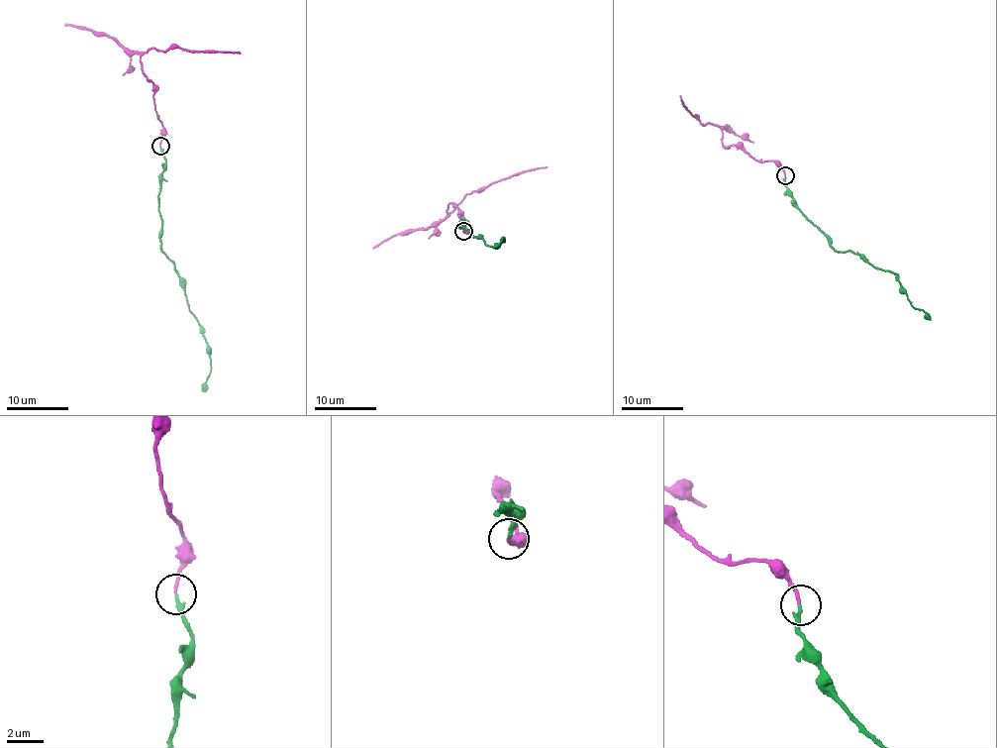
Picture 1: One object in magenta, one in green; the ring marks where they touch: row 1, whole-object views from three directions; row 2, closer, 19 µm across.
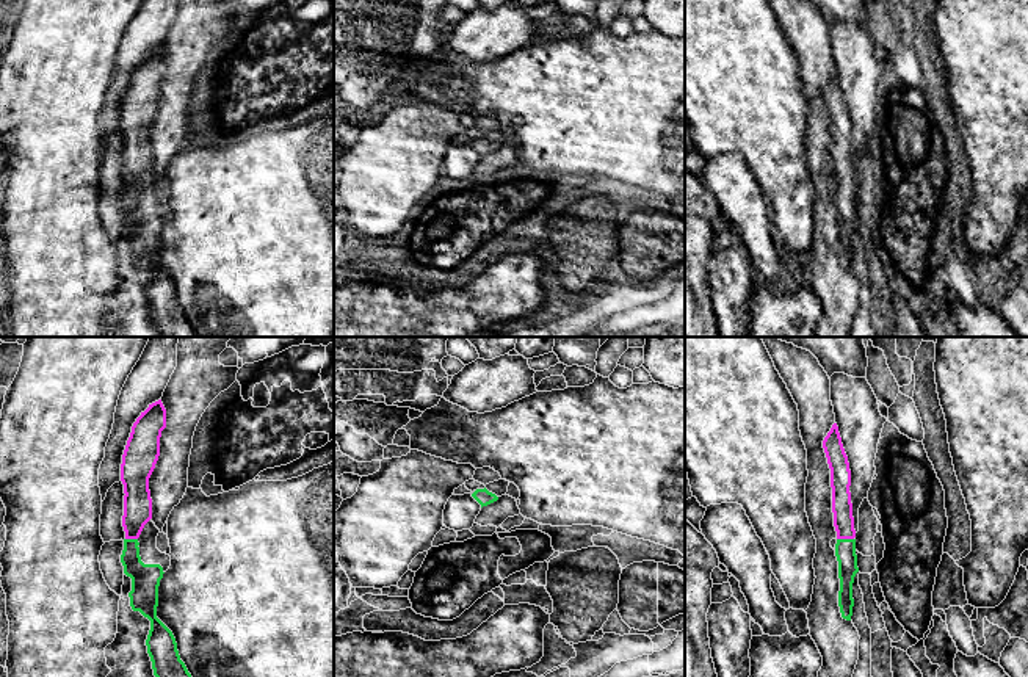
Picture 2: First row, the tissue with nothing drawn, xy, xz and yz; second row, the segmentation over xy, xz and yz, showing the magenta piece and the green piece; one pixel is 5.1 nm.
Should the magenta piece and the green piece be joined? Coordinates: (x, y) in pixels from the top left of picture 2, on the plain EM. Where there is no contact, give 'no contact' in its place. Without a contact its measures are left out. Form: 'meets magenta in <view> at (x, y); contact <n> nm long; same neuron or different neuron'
meets magenta in yz at (845, 187); contact 90 nm long; same neuron

